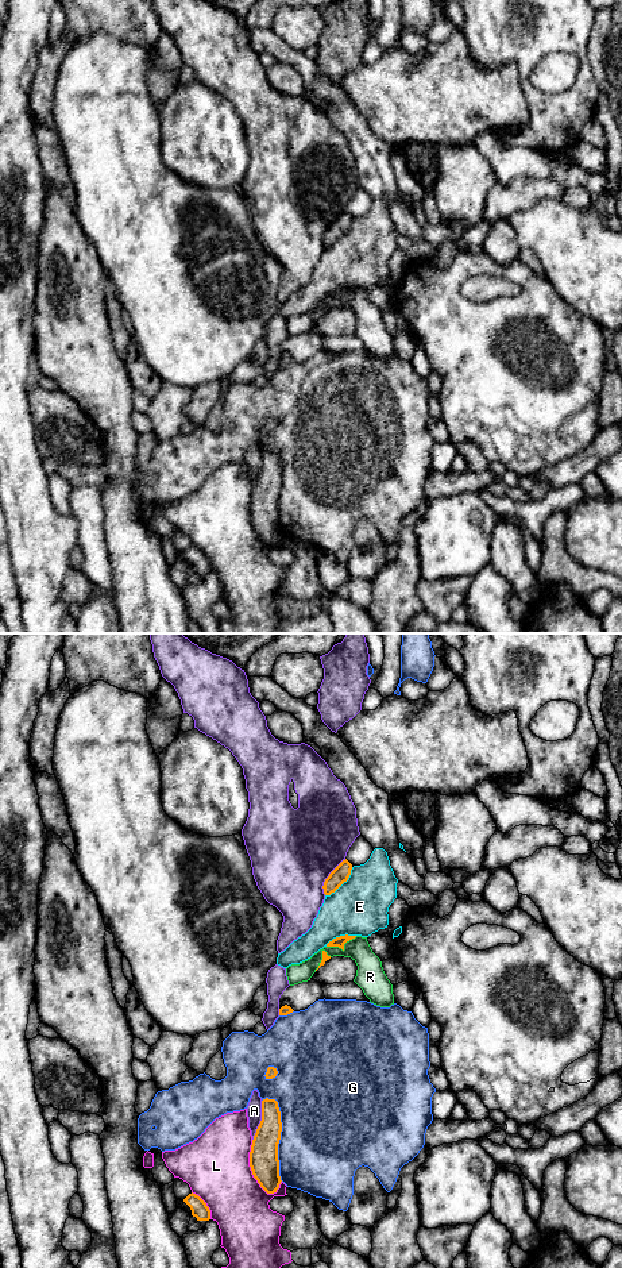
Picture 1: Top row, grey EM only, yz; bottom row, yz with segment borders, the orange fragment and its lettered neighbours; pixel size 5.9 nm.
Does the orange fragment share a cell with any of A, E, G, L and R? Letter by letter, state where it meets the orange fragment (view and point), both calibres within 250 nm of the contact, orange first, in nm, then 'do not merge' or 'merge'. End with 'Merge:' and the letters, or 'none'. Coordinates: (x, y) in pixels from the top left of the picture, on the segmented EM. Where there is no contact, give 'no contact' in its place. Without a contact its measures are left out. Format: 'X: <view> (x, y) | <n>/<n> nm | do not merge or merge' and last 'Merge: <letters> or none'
A: yz (261, 1121) | 180/100 nm | do not merge
E: yz (342, 883) | 100/340 nm | do not merge
G: yz (279, 1136) | 180/500 nm | do not merge
L: yz (251, 1170) | 180/400 nm | do not merge
R: yz (342, 948) | 60/180 nm | do not merge
Merge: none

